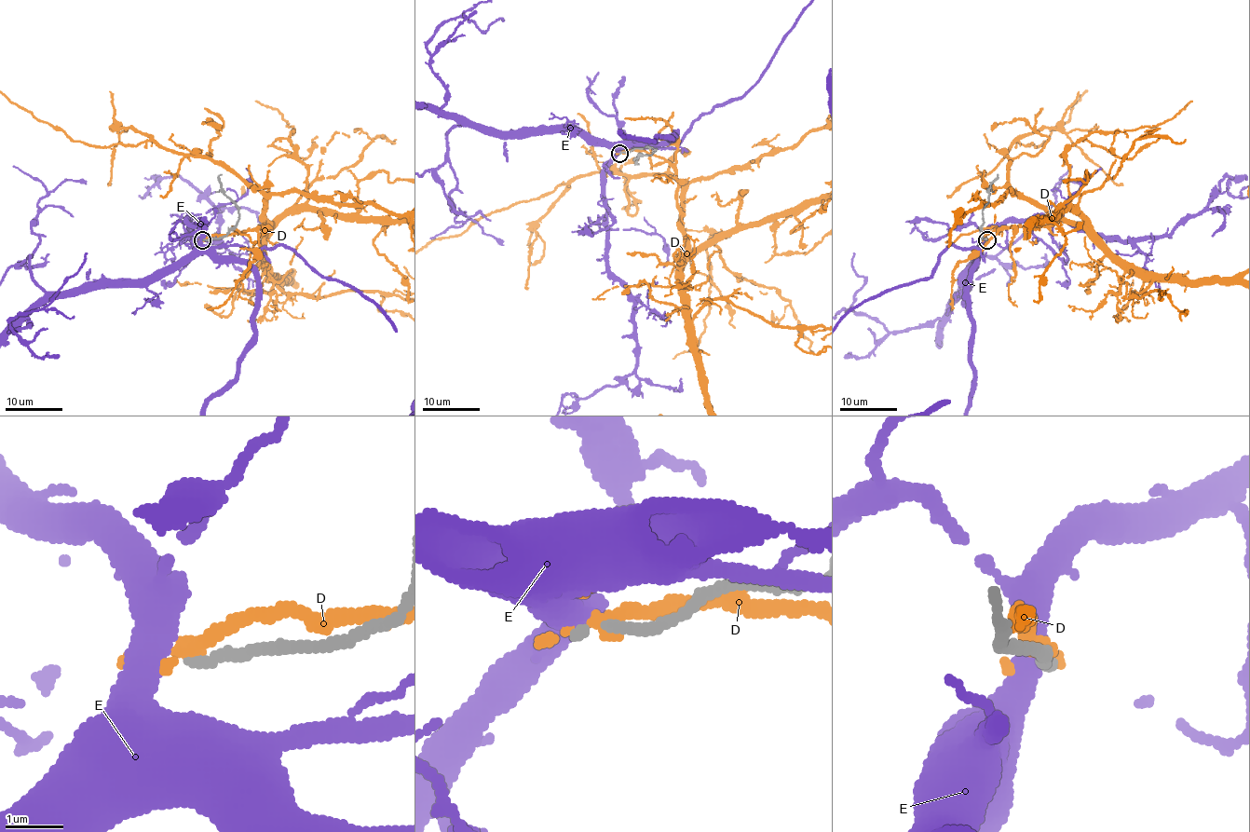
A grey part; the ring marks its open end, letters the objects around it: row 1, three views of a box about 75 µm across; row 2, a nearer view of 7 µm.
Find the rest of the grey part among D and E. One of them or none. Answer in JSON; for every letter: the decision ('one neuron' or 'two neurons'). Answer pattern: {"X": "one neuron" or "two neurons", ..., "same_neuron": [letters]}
{"D": "two neurons", "E": "two neurons", "same_neuron": []}

